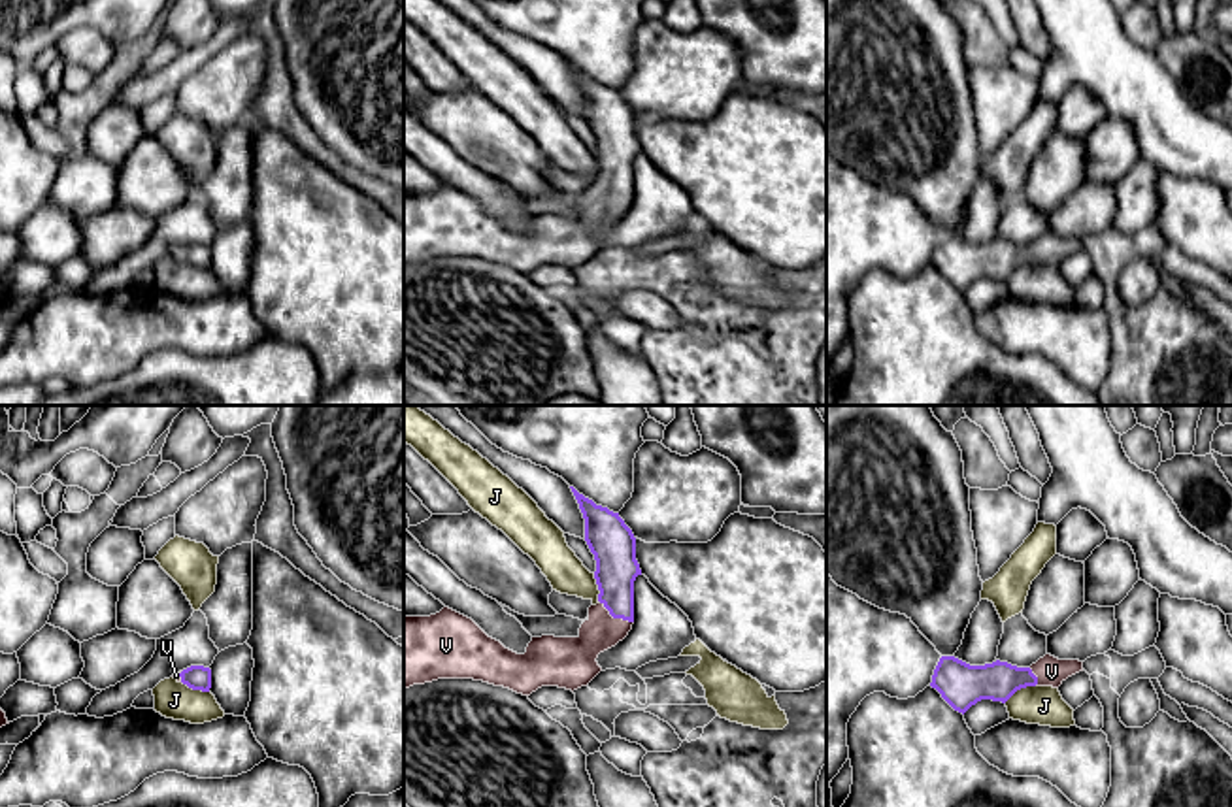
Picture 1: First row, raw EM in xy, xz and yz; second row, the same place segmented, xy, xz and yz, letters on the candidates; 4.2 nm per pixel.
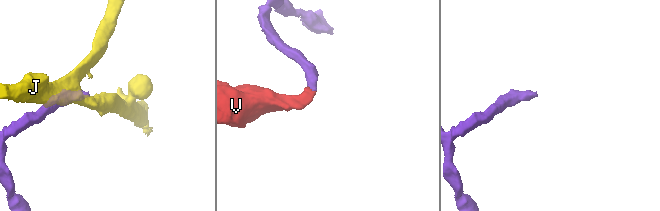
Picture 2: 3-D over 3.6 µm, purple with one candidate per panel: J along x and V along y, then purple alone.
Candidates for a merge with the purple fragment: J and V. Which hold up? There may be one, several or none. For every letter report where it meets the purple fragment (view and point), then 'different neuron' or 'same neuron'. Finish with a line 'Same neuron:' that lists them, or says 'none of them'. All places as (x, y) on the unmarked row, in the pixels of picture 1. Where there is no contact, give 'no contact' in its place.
J: meets purple in yz at (1019, 266); different neuron
V: meets purple in xz at (616, 195); same neuron
Same neuron: V

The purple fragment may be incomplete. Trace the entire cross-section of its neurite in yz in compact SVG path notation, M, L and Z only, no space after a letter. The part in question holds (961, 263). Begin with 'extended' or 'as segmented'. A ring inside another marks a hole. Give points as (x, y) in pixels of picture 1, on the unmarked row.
extended | M1045 232L1030 245L1007 239L970 243L955 234L941 234L930 264L958 290L966 290L981 277L1006 281L1017 268L1026 264L1058 266L1068 255L1083 249L1079 238L1058 238Z

